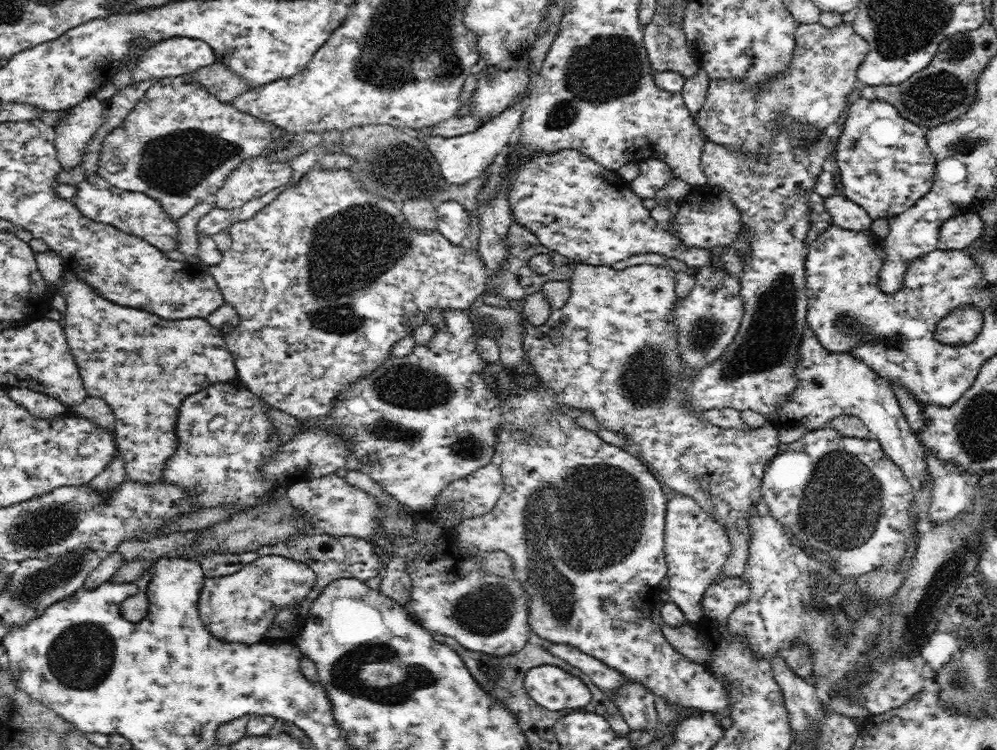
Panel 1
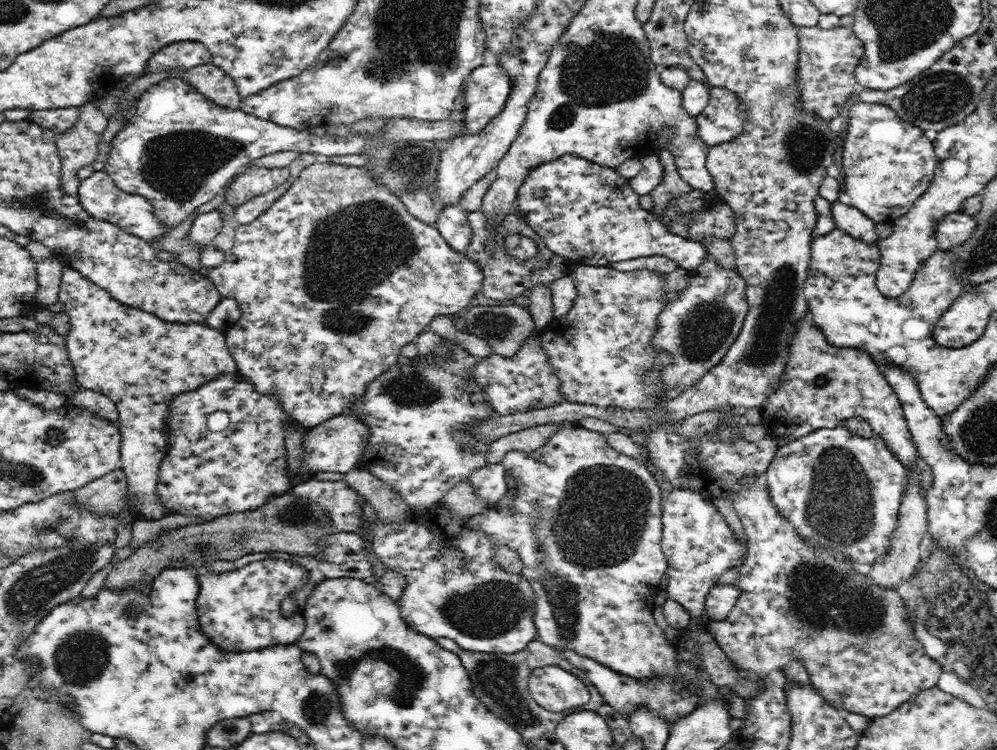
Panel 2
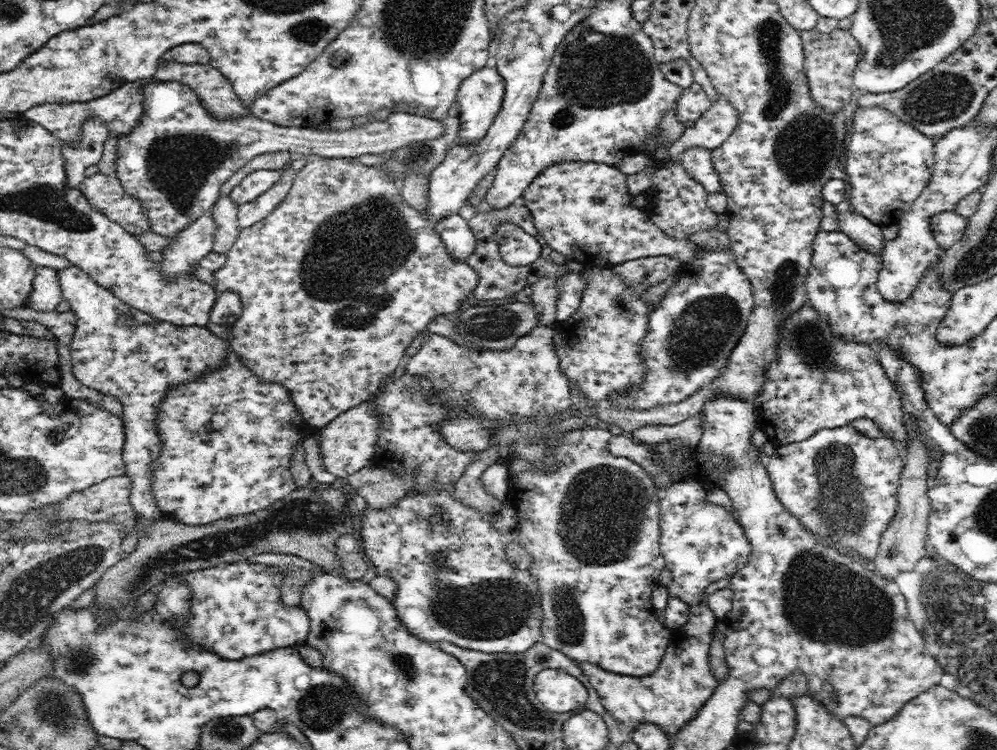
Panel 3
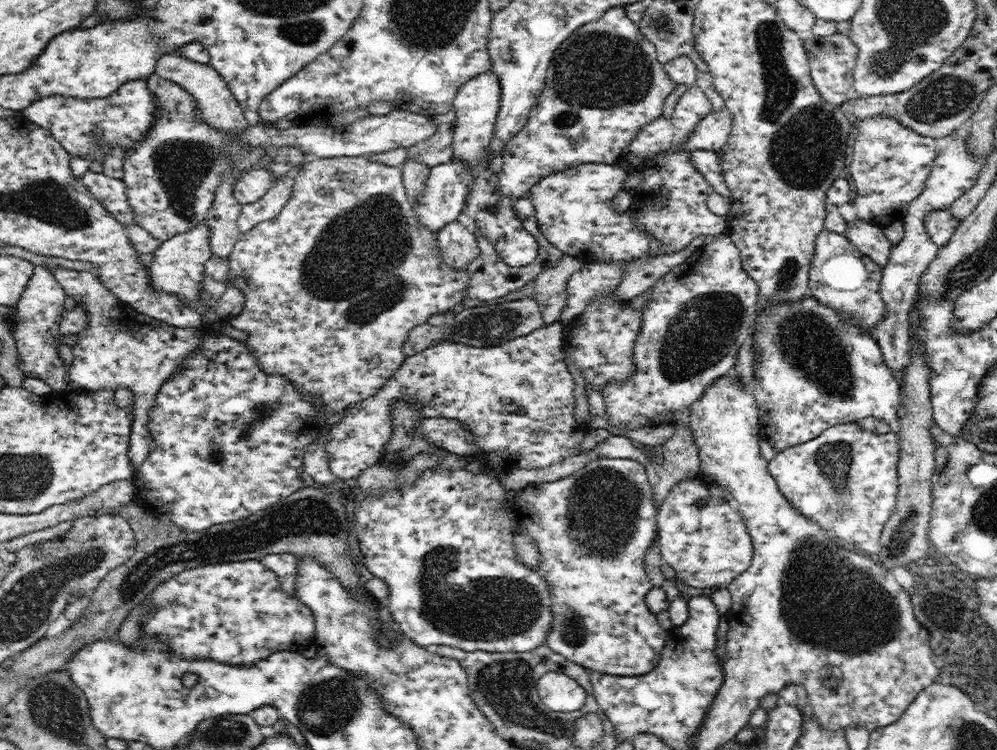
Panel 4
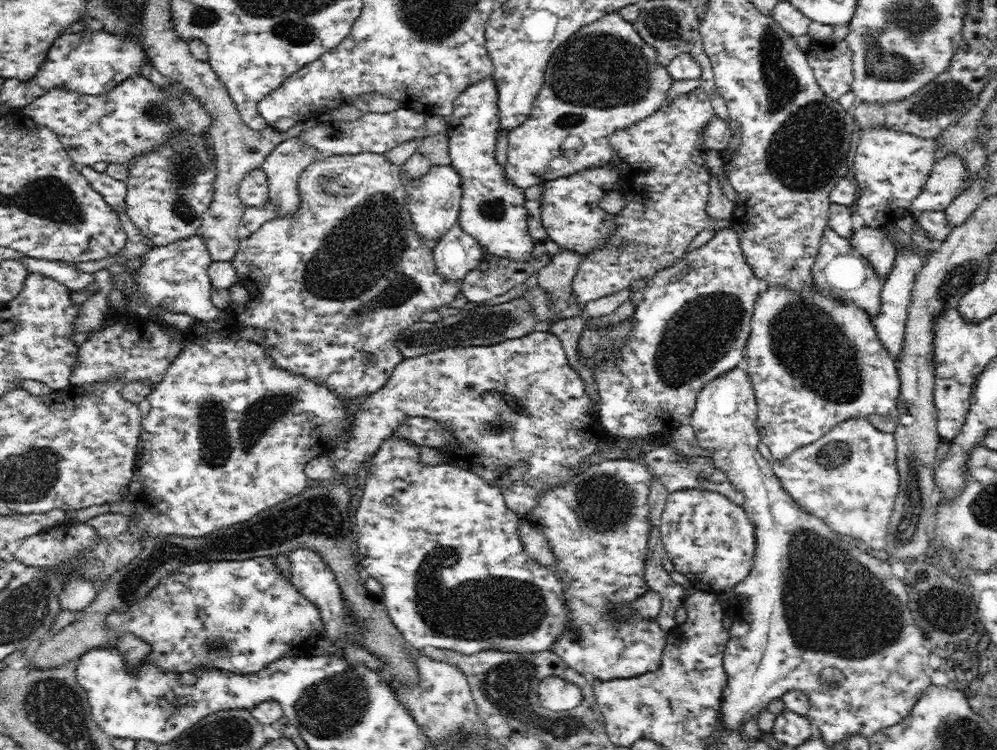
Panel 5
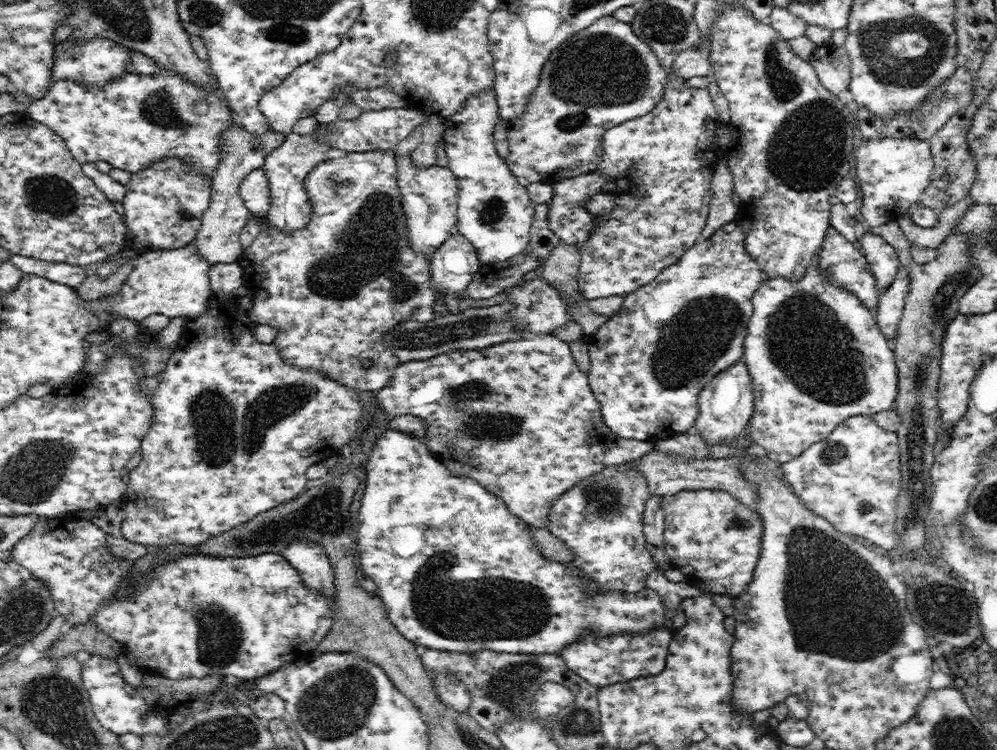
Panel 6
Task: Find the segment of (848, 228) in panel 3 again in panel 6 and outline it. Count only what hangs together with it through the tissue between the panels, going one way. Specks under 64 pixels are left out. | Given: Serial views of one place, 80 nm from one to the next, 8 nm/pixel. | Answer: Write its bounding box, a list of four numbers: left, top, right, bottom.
[858,230,901,291]

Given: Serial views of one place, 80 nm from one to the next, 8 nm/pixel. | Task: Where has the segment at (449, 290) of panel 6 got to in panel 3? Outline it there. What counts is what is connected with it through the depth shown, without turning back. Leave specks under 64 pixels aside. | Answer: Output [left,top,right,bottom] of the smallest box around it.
[433,213,476,262]

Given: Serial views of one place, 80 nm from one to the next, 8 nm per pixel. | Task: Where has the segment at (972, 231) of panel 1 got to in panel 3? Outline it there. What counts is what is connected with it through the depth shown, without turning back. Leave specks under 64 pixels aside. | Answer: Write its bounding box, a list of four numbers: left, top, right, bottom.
[931,211,968,251]

